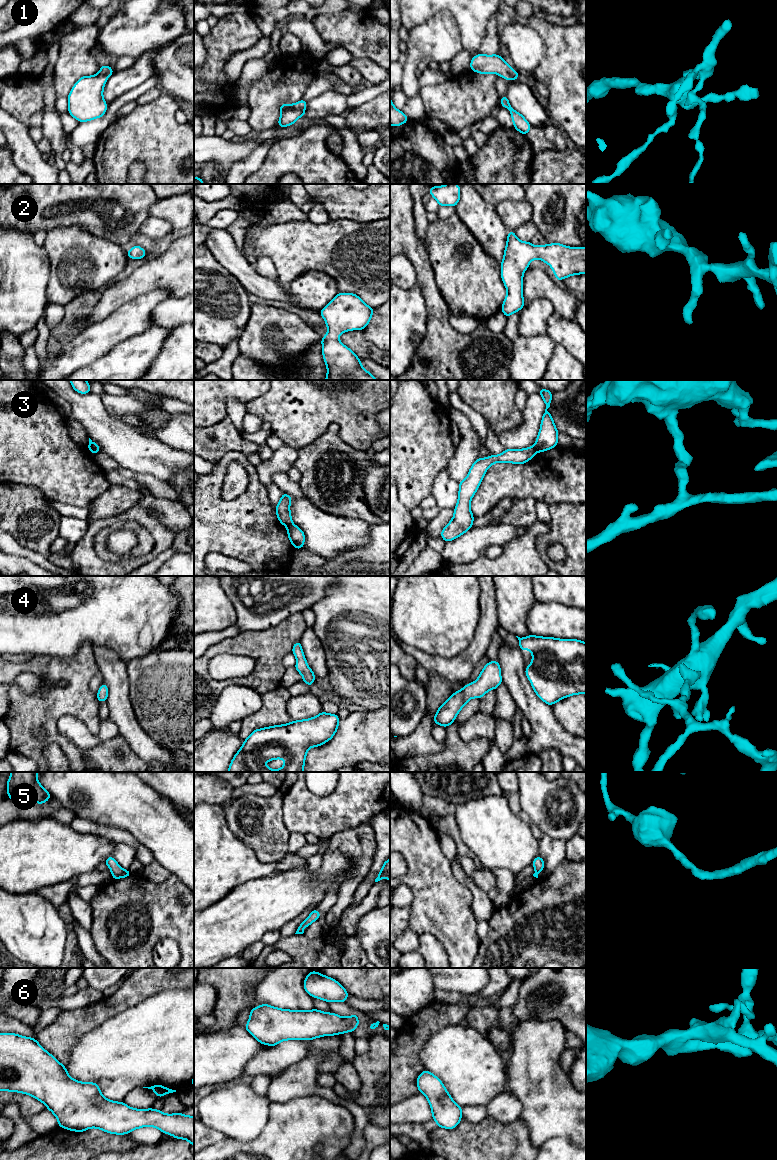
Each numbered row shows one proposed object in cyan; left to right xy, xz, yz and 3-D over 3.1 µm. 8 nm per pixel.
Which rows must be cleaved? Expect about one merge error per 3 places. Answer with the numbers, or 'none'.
3

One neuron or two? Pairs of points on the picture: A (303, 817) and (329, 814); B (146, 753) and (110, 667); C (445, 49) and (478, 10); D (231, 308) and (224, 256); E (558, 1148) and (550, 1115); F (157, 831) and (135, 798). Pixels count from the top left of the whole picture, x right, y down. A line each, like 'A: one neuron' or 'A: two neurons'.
A: one neuron
B: one neuron
C: two neurons
D: two neurons
E: two neurons
F: one neuron

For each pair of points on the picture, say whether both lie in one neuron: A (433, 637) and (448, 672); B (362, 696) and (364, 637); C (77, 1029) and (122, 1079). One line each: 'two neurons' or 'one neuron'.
A: two neurons
B: one neuron
C: two neurons

